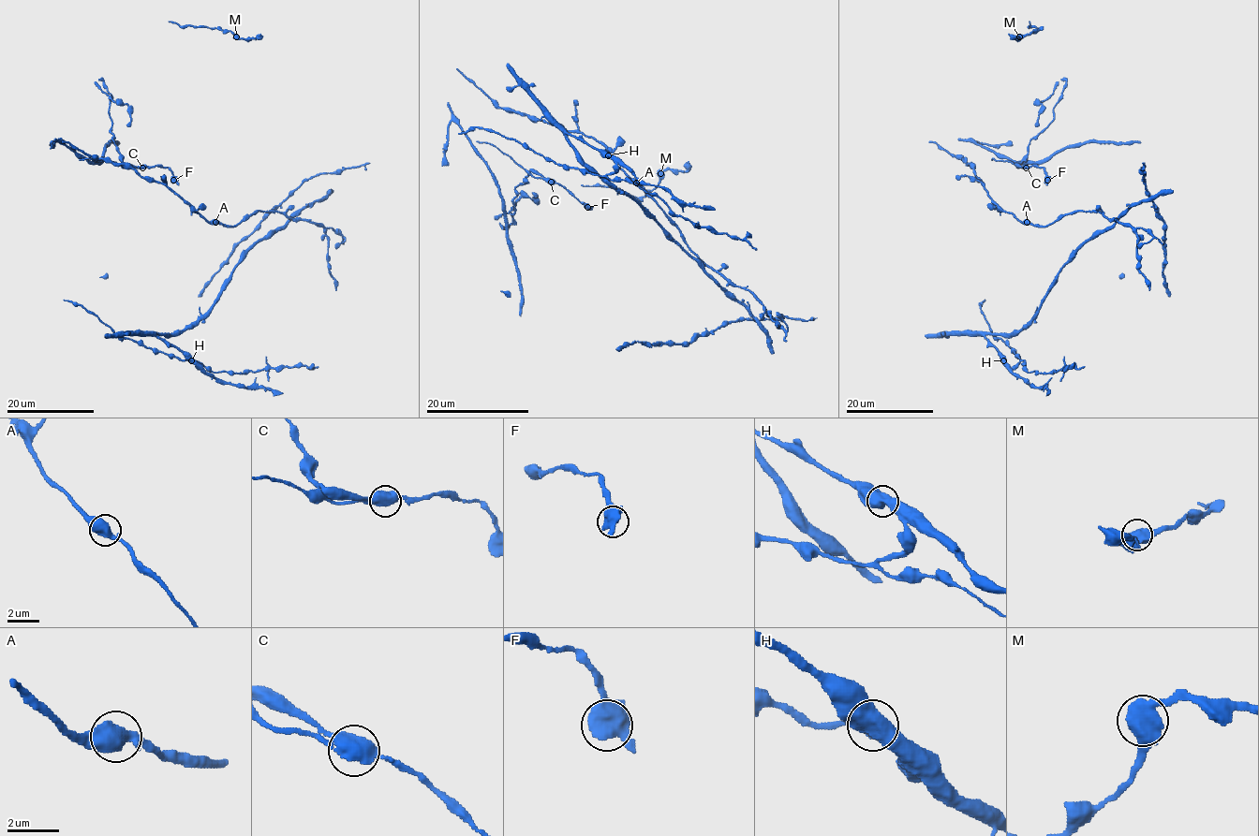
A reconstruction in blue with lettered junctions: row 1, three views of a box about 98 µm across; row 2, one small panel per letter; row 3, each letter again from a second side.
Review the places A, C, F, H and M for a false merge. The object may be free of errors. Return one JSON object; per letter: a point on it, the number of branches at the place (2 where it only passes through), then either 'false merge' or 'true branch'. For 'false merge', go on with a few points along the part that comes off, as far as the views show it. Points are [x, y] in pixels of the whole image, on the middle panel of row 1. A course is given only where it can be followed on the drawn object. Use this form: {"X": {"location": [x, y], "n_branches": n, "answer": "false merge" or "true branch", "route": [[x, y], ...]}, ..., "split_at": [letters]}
{"A": {"location": [636, 183], "n_branches": 2, "answer": "true branch"}, "C": {"location": [551, 182], "n_branches": 2, "answer": "false merge", "route": [[550, 181], [533, 177], [491, 144], [476, 141]]}, "F": {"location": [587, 207], "n_branches": 2, "answer": "true branch"}, "H": {"location": [608, 155], "n_branches": 2, "answer": "true branch"}, "M": {"location": [660, 173], "n_branches": 2, "answer": "true branch"}, "split_at": ["C"]}

